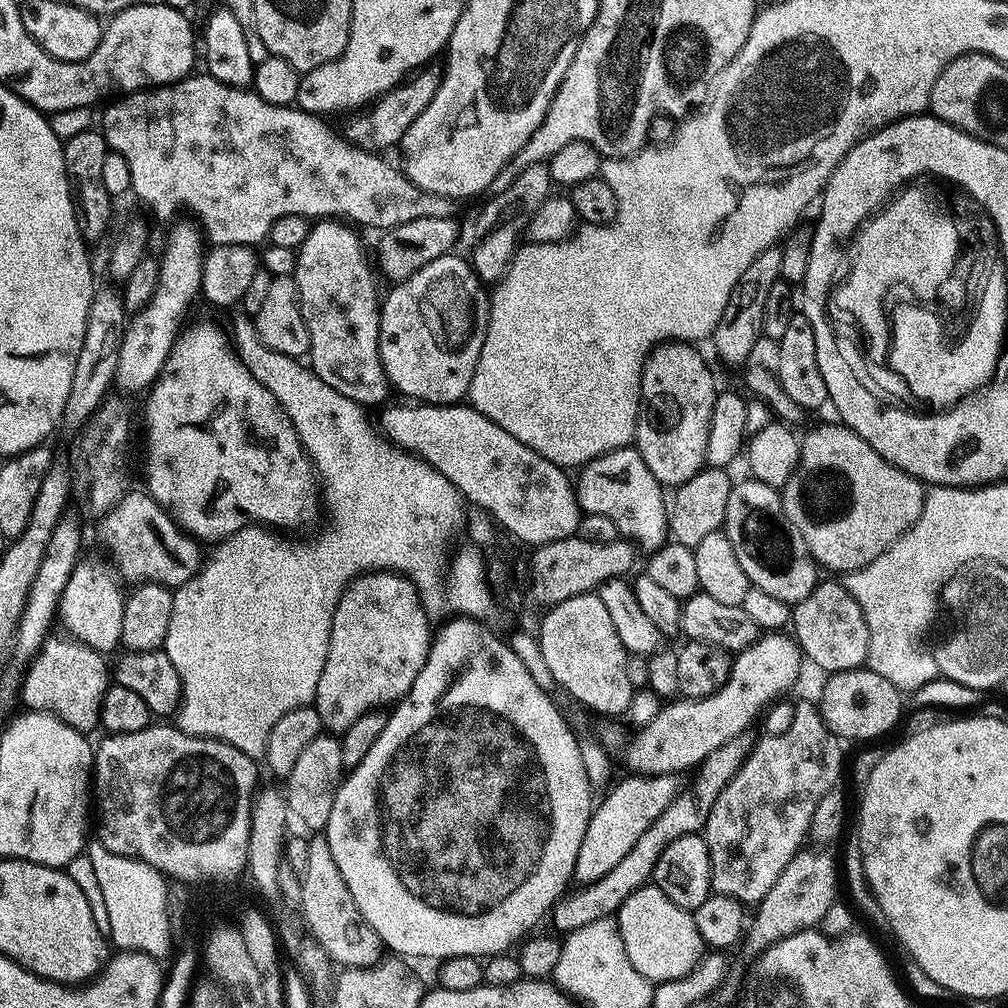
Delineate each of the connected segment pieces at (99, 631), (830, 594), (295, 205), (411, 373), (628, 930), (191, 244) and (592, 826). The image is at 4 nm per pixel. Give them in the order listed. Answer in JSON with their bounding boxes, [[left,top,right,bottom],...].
[[60,562,126,654],[790,581,869,673],[98,74,457,246],[380,255,490,403],[614,882,706,984],[116,223,204,392],[574,774,678,885]]

